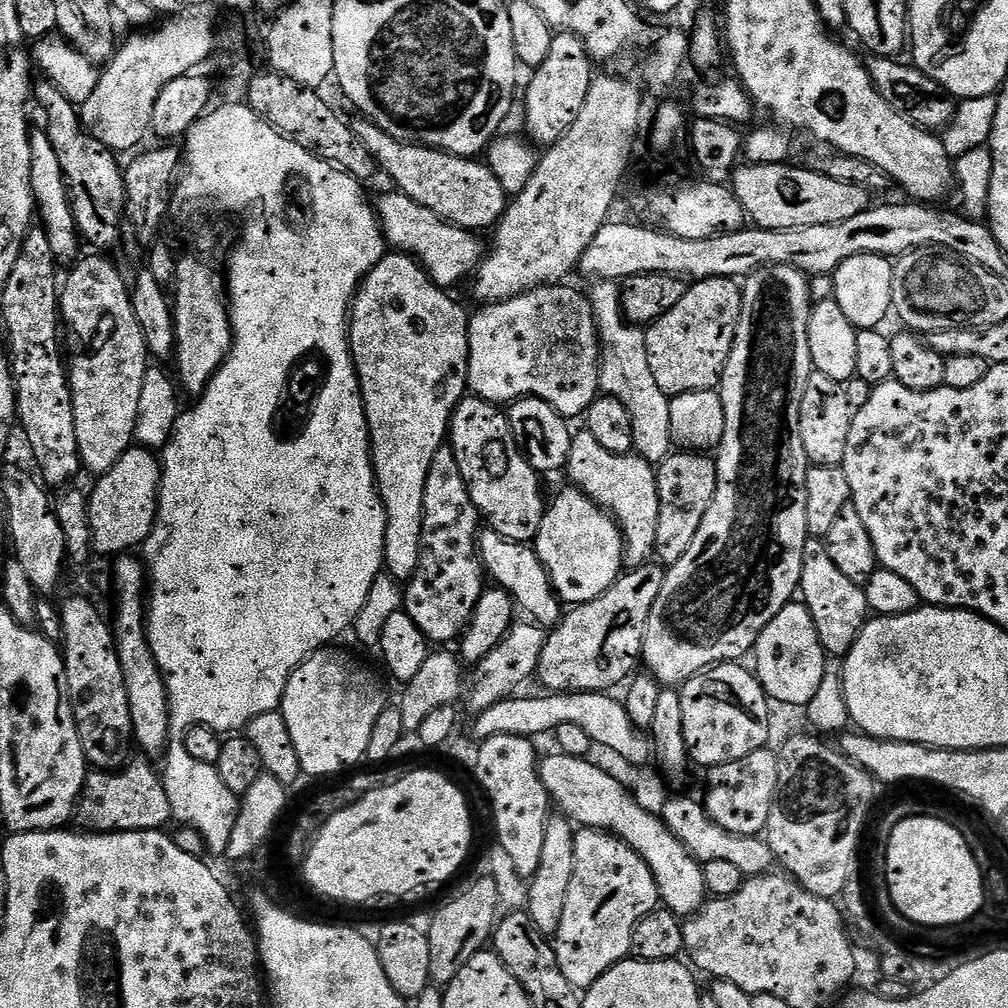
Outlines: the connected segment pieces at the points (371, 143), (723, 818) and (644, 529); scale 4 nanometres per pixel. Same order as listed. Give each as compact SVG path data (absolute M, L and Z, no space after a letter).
M361 116L355 119L351 121L355 136L363 142L381 171L390 176L395 183L393 185L404 196L413 198L424 209L433 210L434 214L438 214L449 224L468 231L493 229L504 216L508 195L487 163L474 158L450 155L449 152L424 145L404 144L391 138L372 121Z
M765 746L734 762L707 769L708 793L702 796L705 812L722 830L742 836L760 836L767 829L770 806L778 782L779 755Z
M587 430L577 431L572 437L566 475L572 479L569 481L575 487L586 493L598 507L603 508L620 525L620 532L624 535L624 562L629 569L641 568L643 564L649 563L656 550L660 510L656 474L657 469L654 465L648 460L642 459L638 454L619 456L610 454L610 450L602 450L602 446L598 446L594 434L590 434Z

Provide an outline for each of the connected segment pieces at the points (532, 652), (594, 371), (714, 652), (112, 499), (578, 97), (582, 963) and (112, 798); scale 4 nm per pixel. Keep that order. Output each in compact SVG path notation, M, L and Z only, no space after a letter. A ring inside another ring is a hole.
M531 622L513 623L512 629L502 638L502 642L490 654L486 654L486 658L482 658L475 665L476 681L472 684L472 689L467 689L466 700L468 696L469 713L475 714L482 710L490 710L490 706L494 706L501 698L508 698L517 691L519 684L524 684L528 679L537 675L536 667L542 658L542 646L548 641L548 632L541 628L540 625Z
M563 283L523 292L509 300L488 302L468 322L468 386L473 396L481 396L497 406L533 396L545 400L565 418L583 417L601 395L600 334L592 313L592 301L576 288Z
M771 265L759 268L751 276L743 281L742 310L740 321L736 327L736 341L732 347L730 358L724 367L724 374L720 378L718 389L721 402L725 410L725 433L715 453L714 459L717 468L717 486L714 490L713 500L701 526L694 535L690 548L686 550L678 562L665 571L664 585L650 610L650 618L646 622L646 634L644 635L644 651L642 664L651 675L655 676L664 686L682 686L691 676L696 676L706 668L725 662L740 662L744 655L751 653L756 647L762 630L787 604L793 603L800 587L802 578L802 566L806 554L806 542L810 538L806 526L806 474L809 470L808 455L802 446L802 434L800 433L800 411L802 410L802 394L806 394L806 382L813 372L812 359L810 358L810 342L808 341L808 323L814 303L814 295L808 289L809 277L797 268L790 266Z
M133 446L118 458L112 469L95 481L96 489L87 499L92 546L97 553L116 558L139 549L148 539L160 505L161 471L162 464L155 451Z
M571 34L553 35L550 42L550 54L546 54L546 62L531 73L528 89L523 89L524 120L528 123L527 135L536 146L557 144L574 126L578 114L582 114L582 105L586 102L586 94L590 94L590 86L594 79L594 61L589 56L583 40Z
M581 827L574 838L574 878L570 878L570 890L566 890L566 906L562 909L562 922L554 937L558 966L562 966L566 982L570 982L577 990L586 990L598 982L602 974L609 972L631 953L634 926L638 926L638 922L660 903L660 891L650 866L646 866L644 859L630 845L610 832Z
M144 758L133 759L123 768L115 770L92 770L84 780L84 789L80 792L80 801L76 804L74 820L86 832L151 832L165 827L164 823L172 816L174 800L166 787L159 771L151 768L149 761Z

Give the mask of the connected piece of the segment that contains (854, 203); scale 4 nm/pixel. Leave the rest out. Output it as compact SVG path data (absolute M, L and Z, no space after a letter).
M792 162L748 164L737 167L730 187L735 192L736 201L743 208L745 217L755 227L770 230L846 222L846 218L854 218L854 214L862 214L870 207L870 193L867 188L854 186L850 182L838 182L811 167L808 168L795 168Z

